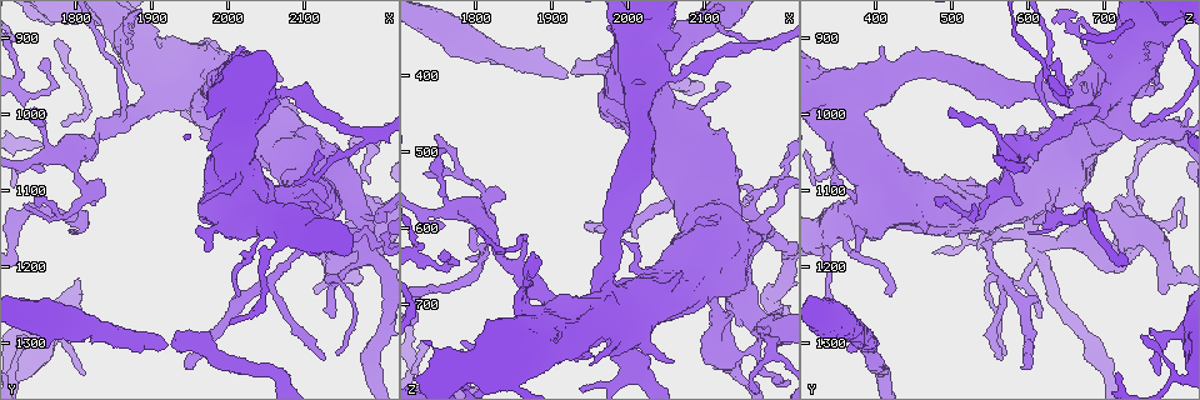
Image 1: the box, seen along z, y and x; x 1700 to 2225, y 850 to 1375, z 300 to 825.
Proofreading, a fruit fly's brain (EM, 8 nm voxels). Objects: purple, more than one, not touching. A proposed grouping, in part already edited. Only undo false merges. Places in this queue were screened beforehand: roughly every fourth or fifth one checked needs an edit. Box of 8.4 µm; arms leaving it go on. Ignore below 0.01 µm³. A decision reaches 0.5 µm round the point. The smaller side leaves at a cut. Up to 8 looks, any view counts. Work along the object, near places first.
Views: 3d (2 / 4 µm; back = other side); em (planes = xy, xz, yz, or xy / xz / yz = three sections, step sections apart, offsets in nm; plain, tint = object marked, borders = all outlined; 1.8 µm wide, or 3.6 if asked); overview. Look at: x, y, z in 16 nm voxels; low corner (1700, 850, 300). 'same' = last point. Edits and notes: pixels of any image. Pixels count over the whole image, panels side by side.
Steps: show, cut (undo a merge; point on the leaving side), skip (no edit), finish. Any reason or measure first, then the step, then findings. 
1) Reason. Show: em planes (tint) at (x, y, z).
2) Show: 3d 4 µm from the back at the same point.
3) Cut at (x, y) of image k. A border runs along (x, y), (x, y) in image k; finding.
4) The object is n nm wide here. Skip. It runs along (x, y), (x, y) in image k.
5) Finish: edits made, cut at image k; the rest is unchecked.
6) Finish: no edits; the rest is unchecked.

Closes a loop. Show: em 3.6 µm planes (tint) at (2100, 1115, 465).

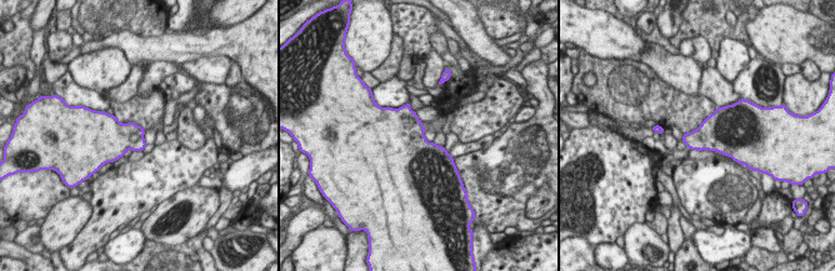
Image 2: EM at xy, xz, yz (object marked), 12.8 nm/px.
Skip. One neuron here.

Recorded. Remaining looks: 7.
Two arms at a narrow angle. Show: em xz step 16 (tint) at (2175, 1155, 600).

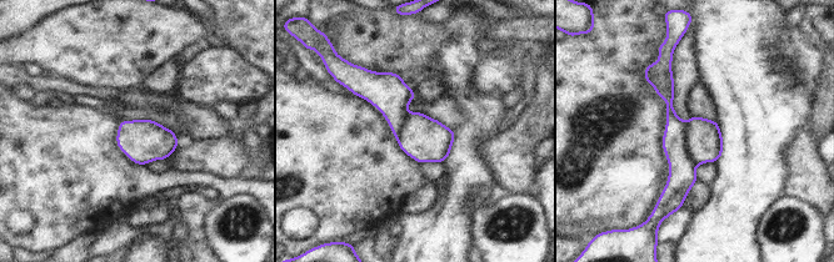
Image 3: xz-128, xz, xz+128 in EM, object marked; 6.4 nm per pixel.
Cut at (682, 166) of image 3. Two neurons meet here.

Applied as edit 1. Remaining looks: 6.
Show: overview.

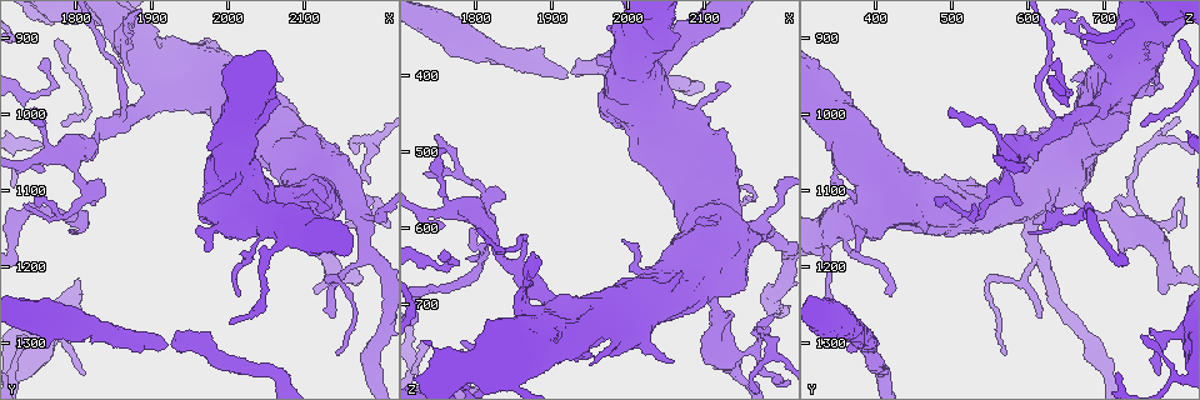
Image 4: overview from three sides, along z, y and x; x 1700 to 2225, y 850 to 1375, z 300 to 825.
Narrows sharply. Show: em xz step 8 (tint) at (1920, 1300, 390).

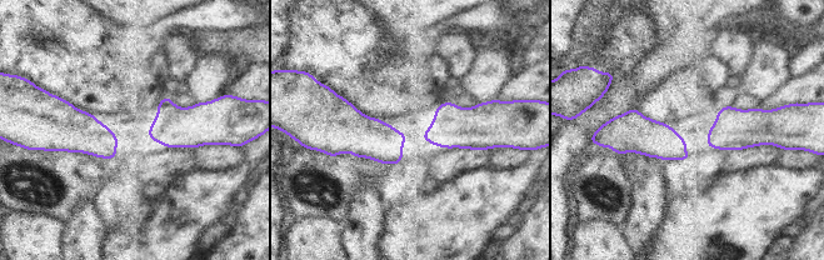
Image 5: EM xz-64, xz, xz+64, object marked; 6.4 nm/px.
Another direction. Show: em planes (tint) at the same point.

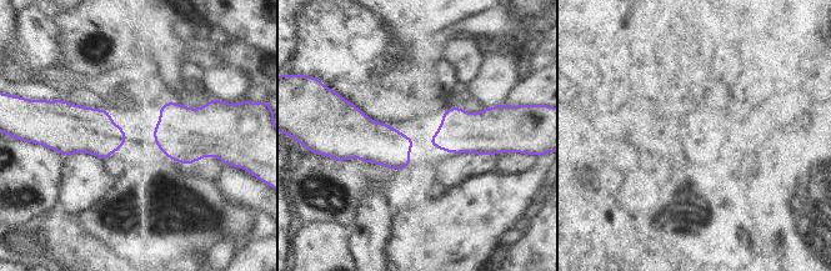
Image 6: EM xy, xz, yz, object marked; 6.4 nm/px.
Skip. One neuron here.

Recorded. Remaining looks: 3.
Finish: edits made, cut at image 3; the rest is unchecked.

